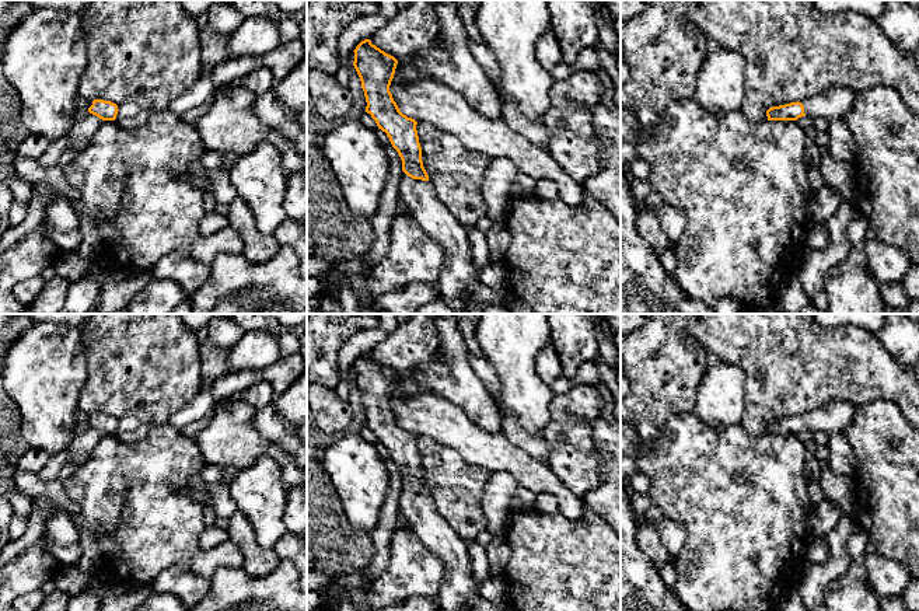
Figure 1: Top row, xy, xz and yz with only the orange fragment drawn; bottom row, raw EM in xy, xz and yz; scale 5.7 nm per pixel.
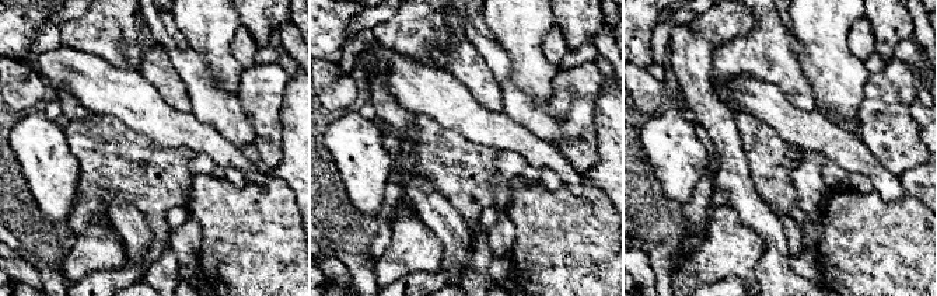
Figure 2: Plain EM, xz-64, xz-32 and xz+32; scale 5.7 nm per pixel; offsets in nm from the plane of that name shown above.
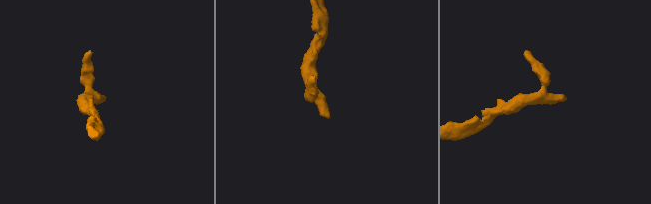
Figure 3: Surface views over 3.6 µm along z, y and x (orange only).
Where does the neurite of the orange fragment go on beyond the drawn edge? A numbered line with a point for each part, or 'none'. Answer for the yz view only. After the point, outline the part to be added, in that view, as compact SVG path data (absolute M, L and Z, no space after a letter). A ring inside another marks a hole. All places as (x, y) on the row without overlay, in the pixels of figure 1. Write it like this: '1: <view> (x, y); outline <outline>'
1: yz (834, 416); outline M846 401L825 404L801 415L804 427L813 433L820 430L828 434L843 432L853 419L857 406Z

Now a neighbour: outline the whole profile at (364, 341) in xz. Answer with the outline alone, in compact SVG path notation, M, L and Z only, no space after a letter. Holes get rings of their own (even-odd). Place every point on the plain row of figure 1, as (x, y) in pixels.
M371 328L350 336L339 350L338 374L340 378L349 376L350 367L356 360L388 338L388 332L380 328Z

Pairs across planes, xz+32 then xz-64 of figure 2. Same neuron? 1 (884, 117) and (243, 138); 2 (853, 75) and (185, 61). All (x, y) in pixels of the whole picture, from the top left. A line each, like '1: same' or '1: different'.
1: different
2: different

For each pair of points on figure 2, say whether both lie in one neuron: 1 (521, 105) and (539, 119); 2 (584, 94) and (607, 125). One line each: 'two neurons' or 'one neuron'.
1: one neuron
2: two neurons

